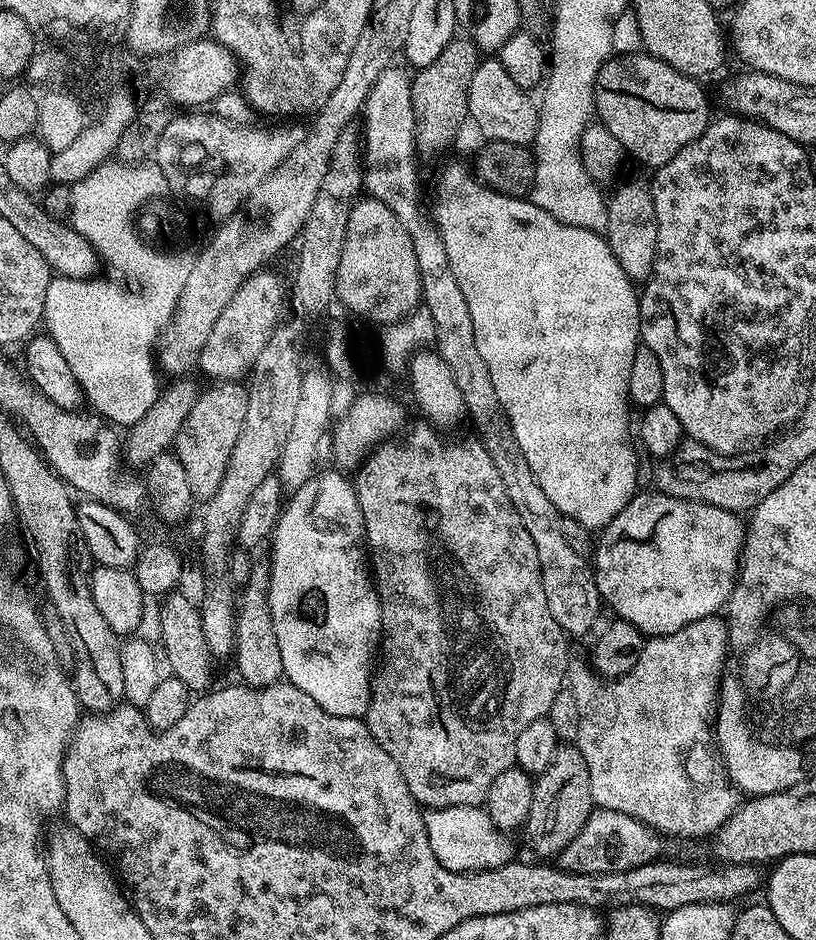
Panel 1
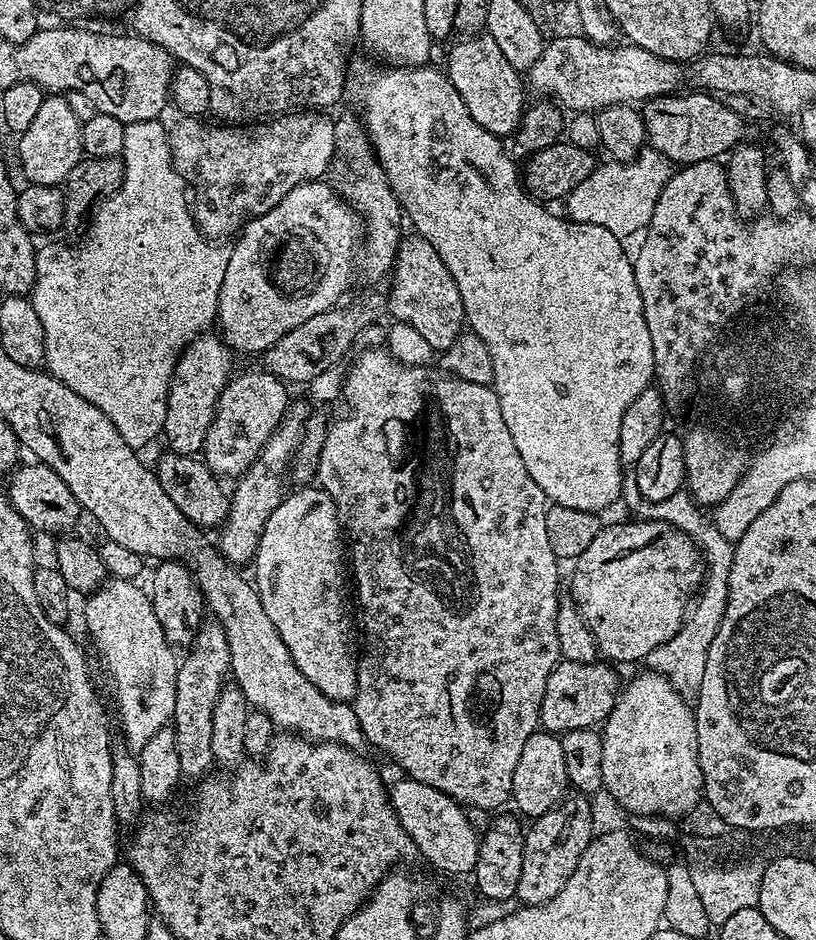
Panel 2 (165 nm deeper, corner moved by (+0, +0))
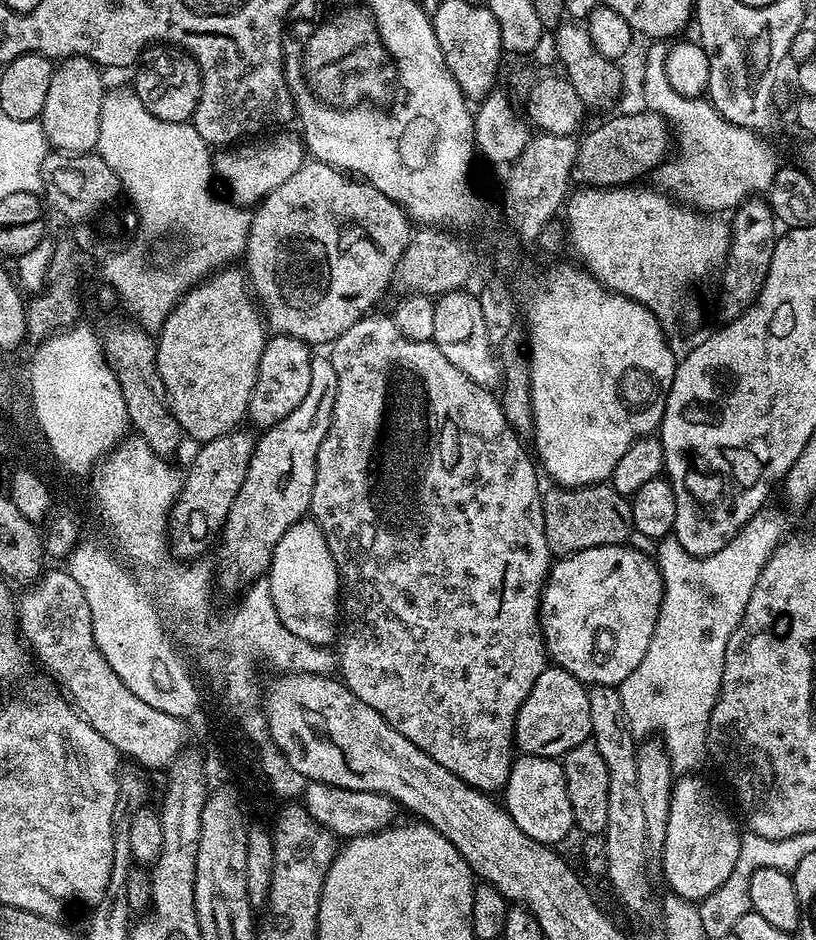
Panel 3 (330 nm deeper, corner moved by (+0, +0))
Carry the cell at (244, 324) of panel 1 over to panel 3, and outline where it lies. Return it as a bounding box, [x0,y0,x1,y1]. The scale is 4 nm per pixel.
[242,163,414,346]

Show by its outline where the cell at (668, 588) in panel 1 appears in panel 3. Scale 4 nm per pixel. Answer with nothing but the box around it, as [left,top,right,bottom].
[540,543,664,688]

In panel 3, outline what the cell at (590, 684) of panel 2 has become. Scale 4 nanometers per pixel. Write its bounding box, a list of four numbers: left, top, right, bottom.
[515,667,591,758]

